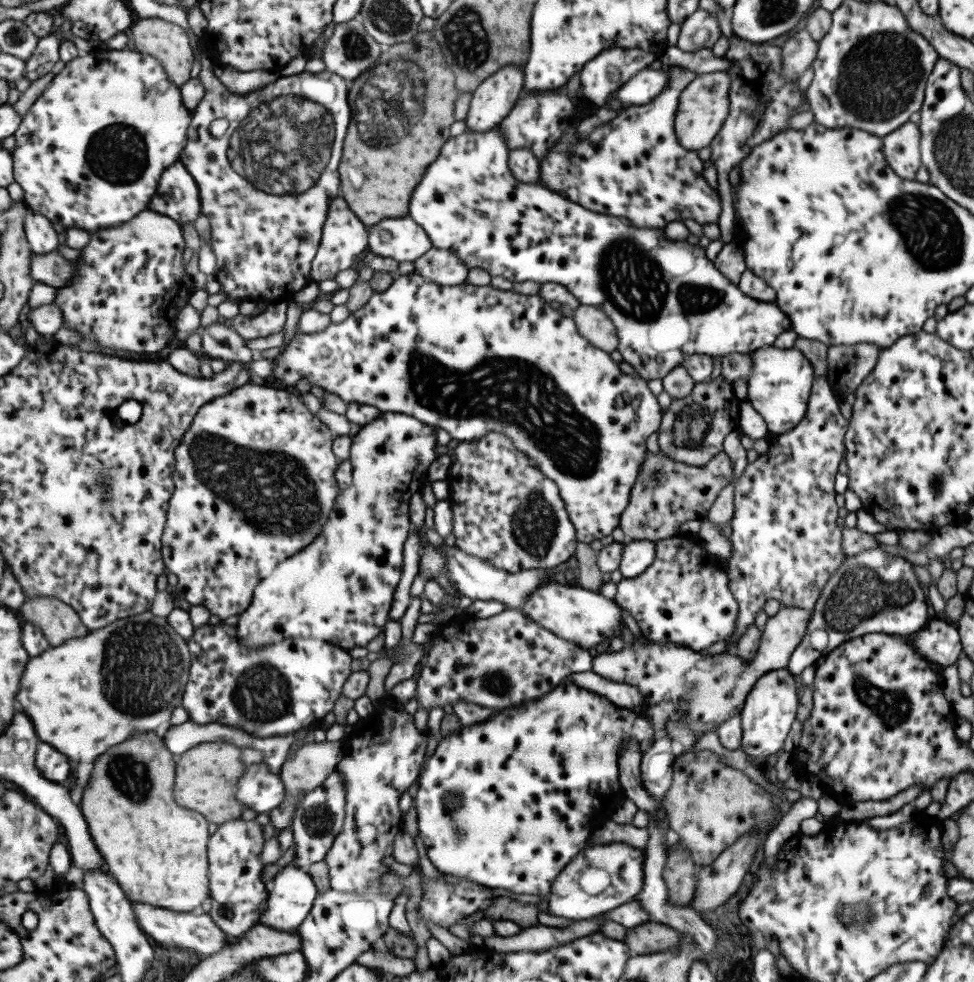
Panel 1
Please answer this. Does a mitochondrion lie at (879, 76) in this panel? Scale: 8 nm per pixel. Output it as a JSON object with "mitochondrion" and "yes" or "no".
{"mitochondrion":"yes"}

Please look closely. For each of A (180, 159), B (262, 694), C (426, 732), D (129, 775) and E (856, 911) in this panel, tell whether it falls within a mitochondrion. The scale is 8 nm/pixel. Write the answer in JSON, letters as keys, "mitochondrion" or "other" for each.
{"A":"other","B":"mitochondrion","C":"other","D":"mitochondrion","E":"mitochondrion"}

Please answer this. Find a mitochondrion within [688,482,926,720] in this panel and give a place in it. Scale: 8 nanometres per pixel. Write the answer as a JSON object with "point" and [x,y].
{"point":[861,593]}

